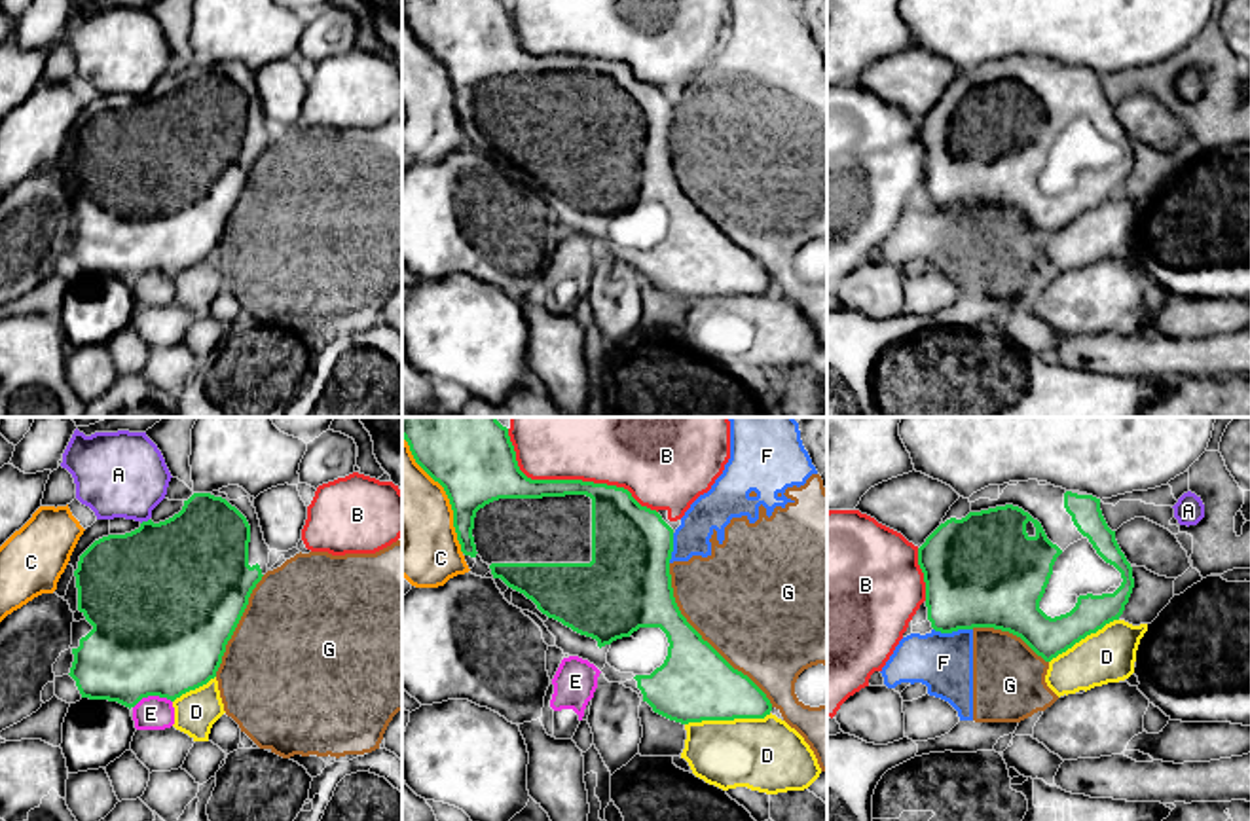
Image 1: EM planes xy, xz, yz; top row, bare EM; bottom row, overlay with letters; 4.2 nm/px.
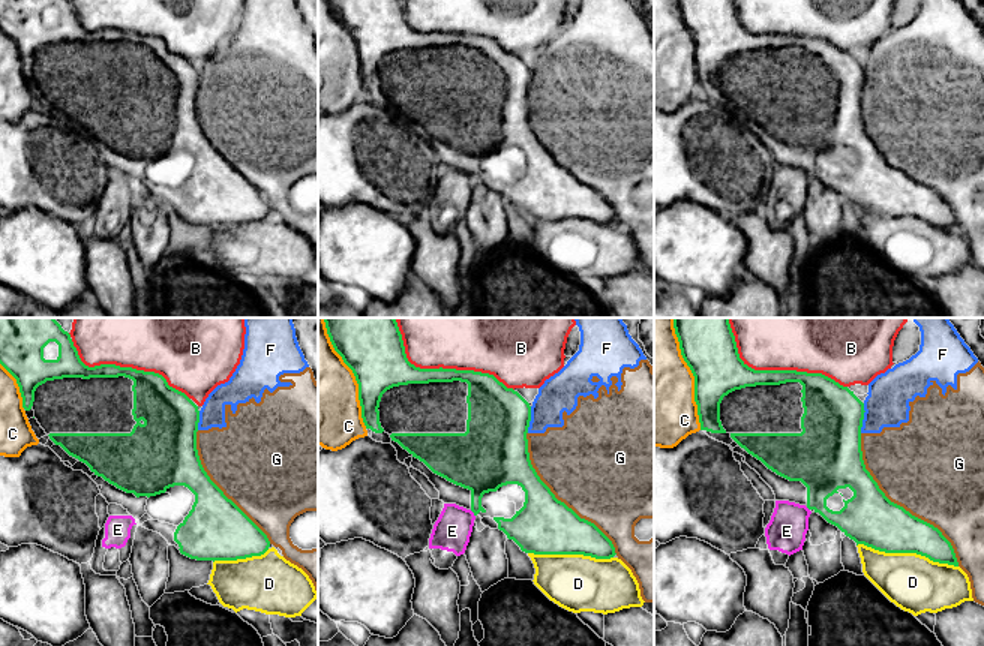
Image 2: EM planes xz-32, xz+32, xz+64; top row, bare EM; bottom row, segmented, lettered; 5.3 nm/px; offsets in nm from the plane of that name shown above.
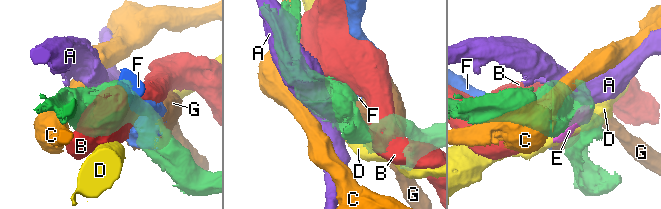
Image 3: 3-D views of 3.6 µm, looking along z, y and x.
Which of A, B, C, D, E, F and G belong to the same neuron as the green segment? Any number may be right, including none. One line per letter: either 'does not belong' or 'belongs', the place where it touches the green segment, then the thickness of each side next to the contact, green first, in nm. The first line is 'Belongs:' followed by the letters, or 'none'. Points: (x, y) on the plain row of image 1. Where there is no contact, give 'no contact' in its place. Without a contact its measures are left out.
Belongs: none
A: does not belong | xy (145, 97) | 480/360 nm
B: does not belong | xz (569, 55) | 200/260 nm
C: does not belong | xz (446, 69) | 340/440 nm
D: does not belong | xz (727, 294) | 320/320 nm
E: does not belong | xy (152, 270) | 500/140 nm
F: does not belong | yz (953, 205) | 440/240 nm
G: does not belong | xz (700, 213) | 320/480 nm

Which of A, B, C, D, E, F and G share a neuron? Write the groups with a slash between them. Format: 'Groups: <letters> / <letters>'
Groups: A / B / C / D / E / F G

